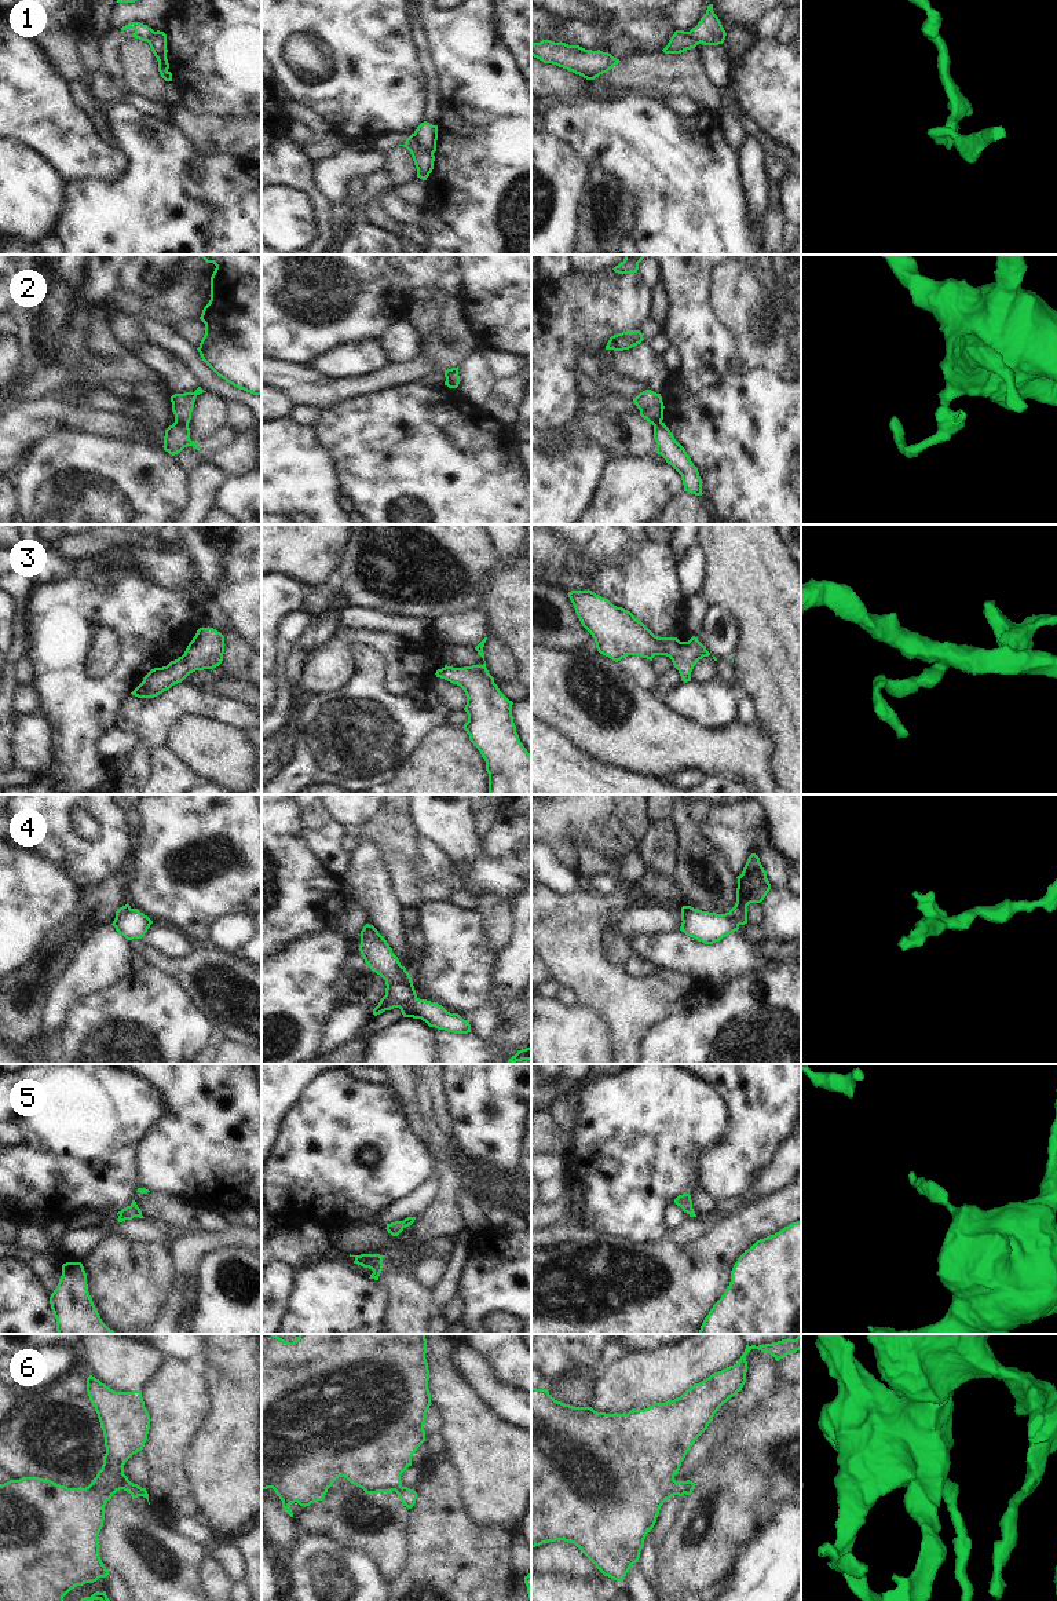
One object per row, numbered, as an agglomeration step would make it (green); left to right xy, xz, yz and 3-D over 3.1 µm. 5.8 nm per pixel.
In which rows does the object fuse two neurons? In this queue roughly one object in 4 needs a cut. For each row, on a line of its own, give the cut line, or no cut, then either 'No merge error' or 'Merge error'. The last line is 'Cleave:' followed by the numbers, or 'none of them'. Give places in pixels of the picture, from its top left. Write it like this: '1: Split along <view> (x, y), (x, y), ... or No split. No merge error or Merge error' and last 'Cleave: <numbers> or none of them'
1: Split along xz (412, 134), (419, 147), (432, 154). Merge error
2: Split along xy (175, 420), (187, 426). Merge error
3: No split. No merge error
4: No split. No merge error
5: No split. No merge error
6: No split. No merge error
Cleave: 1, 2

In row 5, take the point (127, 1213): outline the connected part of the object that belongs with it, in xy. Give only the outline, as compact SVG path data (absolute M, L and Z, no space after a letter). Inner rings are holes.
M132 1200L129 1206L118 1211L118 1214L120 1214L118 1222L122 1222L125 1220L132 1220L134 1217L145 1218L135 1200Z

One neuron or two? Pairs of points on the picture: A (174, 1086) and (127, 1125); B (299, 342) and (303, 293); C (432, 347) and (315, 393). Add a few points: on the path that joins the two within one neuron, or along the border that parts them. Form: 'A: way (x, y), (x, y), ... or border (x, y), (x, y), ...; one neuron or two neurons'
A: border (142, 1078), (164, 1106), (164, 1114), (150, 1128); two neurons
B: way (299, 329), (299, 306); one neuron
C: way (406, 372), (346, 388); one neuron

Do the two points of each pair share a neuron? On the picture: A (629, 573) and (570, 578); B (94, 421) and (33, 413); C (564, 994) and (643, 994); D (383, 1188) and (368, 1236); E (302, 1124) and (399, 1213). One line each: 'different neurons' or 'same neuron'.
A: different neurons
B: same neuron
C: different neurons
D: different neurons
E: different neurons

